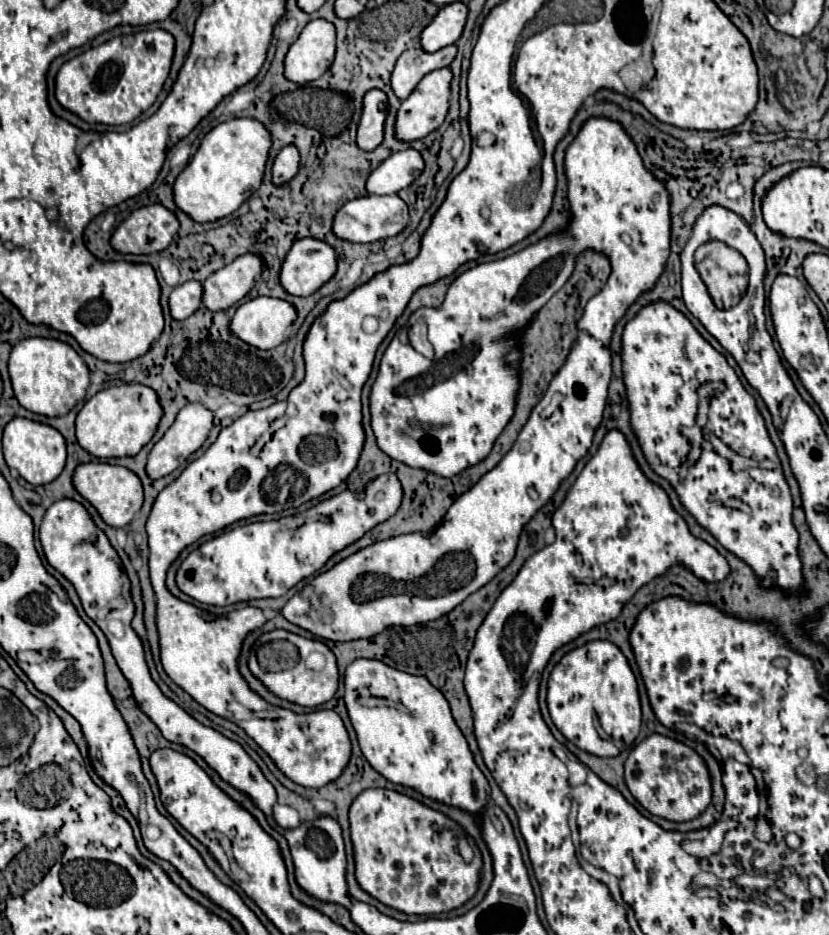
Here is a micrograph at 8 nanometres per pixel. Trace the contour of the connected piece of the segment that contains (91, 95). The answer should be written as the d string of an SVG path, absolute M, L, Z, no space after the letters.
M163 29L137 31L129 39L115 37L63 63L55 79L55 97L87 123L131 123L155 103L169 77L173 53L175 37Z

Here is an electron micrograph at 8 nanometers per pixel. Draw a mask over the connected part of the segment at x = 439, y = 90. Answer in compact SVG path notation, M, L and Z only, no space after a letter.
M449 67L437 69L421 79L421 83L415 87L415 91L401 103L401 109L399 109L397 121L395 121L395 137L399 137L401 141L423 139L425 135L433 133L435 129L439 129L443 125L447 111L449 111L451 79L453 79L453 73Z

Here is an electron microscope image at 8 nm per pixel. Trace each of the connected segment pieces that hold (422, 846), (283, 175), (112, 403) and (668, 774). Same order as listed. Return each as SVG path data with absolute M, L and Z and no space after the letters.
M367 789L351 805L351 839L355 849L355 877L359 885L379 899L381 903L399 909L407 915L439 915L467 903L479 889L481 853L473 863L465 863L457 851L455 821L441 811L435 811L413 797L397 793L393 789Z
M295 145L283 147L273 163L273 183L283 185L283 183L291 181L299 171L299 161L301 161L301 157L299 157L299 149Z
M127 383L109 387L95 393L77 415L77 441L79 445L97 459L111 457L133 457L137 455L155 435L157 425L163 417L163 407L157 393L141 383Z
M659 733L631 749L625 761L625 783L649 813L669 821L691 821L711 803L711 777L705 761L689 745Z

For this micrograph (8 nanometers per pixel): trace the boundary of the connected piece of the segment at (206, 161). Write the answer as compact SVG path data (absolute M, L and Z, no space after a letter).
M235 117L219 123L203 137L195 157L177 177L173 185L177 207L197 223L217 221L231 215L245 199L249 199L251 193L261 187L269 149L271 133L261 121L253 117Z

